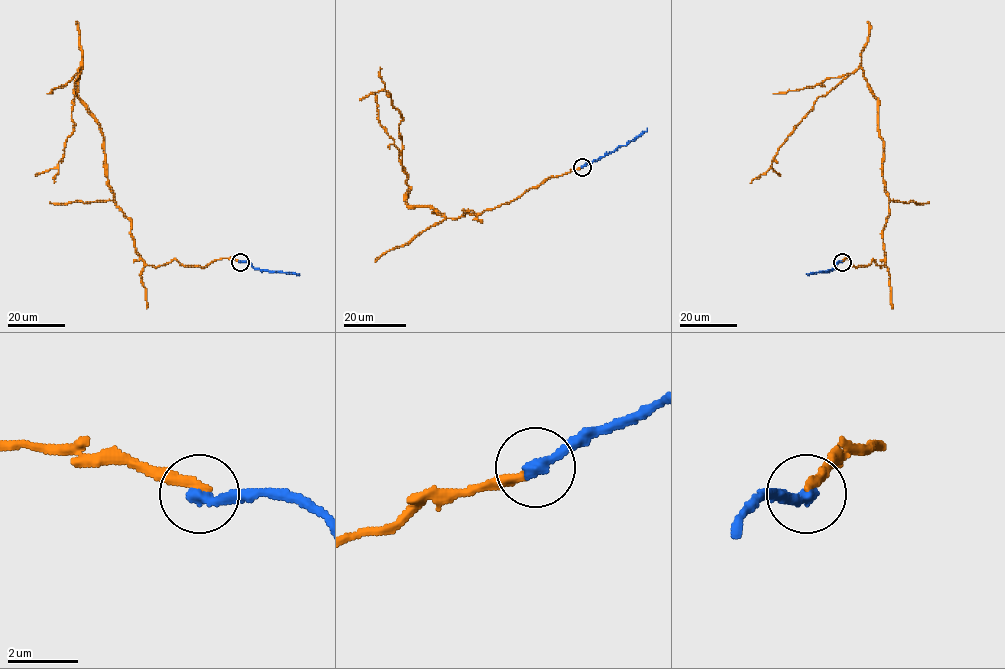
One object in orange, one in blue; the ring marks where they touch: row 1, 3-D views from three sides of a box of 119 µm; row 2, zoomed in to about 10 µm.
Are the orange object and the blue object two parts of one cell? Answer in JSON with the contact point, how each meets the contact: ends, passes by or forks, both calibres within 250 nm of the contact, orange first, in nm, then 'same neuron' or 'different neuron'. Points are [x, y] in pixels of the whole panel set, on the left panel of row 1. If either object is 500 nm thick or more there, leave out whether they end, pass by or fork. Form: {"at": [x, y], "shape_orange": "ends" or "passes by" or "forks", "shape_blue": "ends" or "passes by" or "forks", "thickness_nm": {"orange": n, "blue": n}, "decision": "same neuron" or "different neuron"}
{"at": [240, 262], "shape_orange": "ends", "shape_blue": "ends", "thickness_nm": {"orange": 280, "blue": 380}, "decision": "same neuron"}

